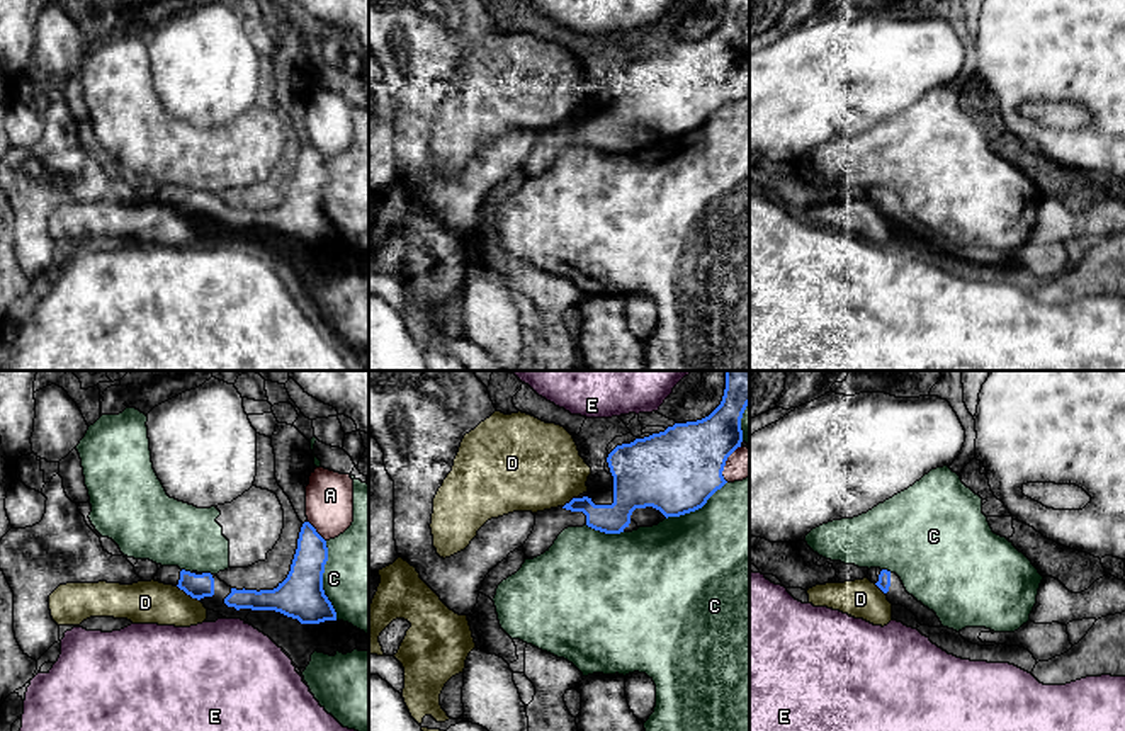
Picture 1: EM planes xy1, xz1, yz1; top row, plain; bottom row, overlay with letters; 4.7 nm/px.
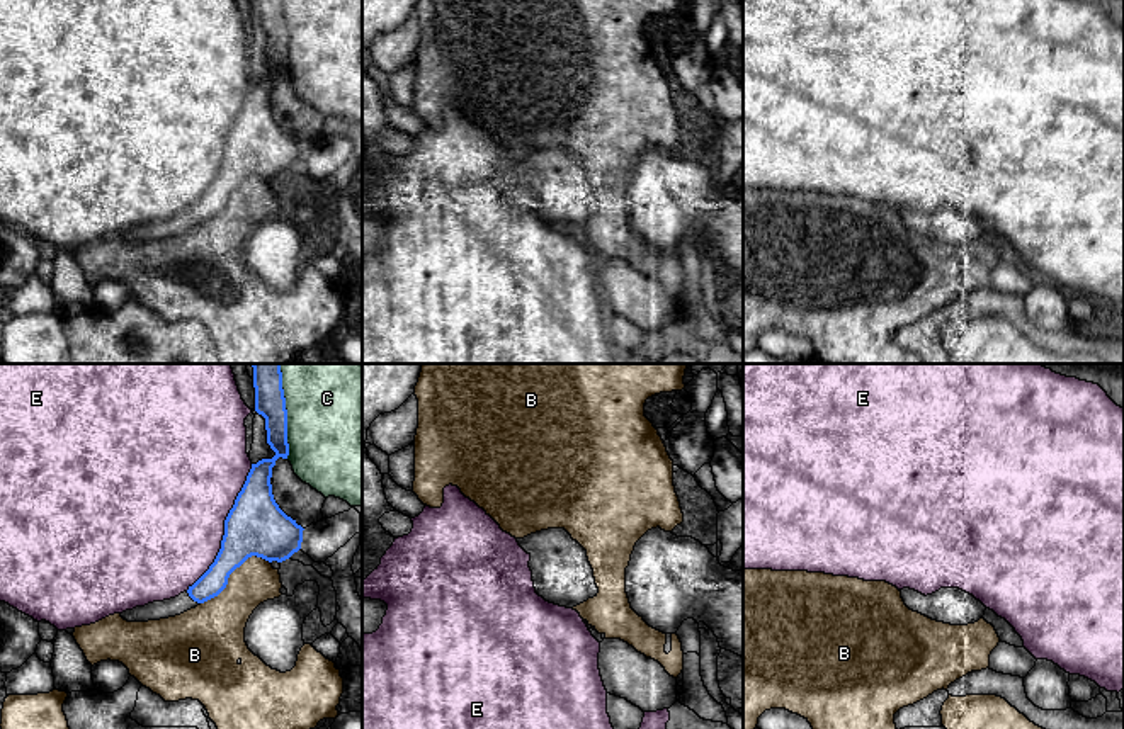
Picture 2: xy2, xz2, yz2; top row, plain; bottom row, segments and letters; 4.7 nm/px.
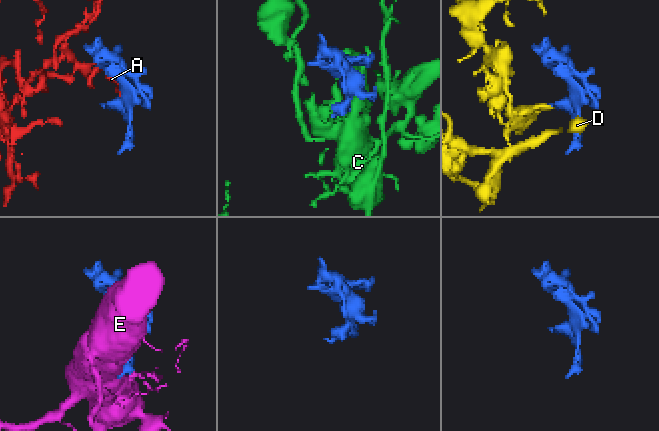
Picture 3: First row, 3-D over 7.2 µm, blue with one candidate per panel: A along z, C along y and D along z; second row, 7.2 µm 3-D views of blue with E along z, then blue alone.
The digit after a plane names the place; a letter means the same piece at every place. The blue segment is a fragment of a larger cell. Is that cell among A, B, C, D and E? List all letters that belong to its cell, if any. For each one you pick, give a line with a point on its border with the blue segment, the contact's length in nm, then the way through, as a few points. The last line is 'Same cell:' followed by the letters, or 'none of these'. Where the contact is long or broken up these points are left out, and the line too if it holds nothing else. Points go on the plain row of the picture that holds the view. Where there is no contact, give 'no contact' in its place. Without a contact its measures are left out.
Same cell: none of these

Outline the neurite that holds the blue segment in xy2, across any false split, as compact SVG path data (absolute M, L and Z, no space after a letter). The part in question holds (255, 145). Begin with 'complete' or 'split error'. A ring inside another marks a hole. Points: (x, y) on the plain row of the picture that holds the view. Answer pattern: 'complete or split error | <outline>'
split error | M253 0L255 7L255 31L265 37L267 63L275 71L272 78L262 78L252 83L247 100L238 112L233 127L224 139L224 155L221 168L209 185L209 189L187 211L175 218L153 221L145 226L126 229L121 236L128 241L148 241L180 235L197 224L218 216L228 204L230 194L240 187L248 177L257 175L269 182L282 182L301 168L303 146L287 136L274 119L272 114L272 87L279 76L287 78L287 29L282 8L282 0Z

